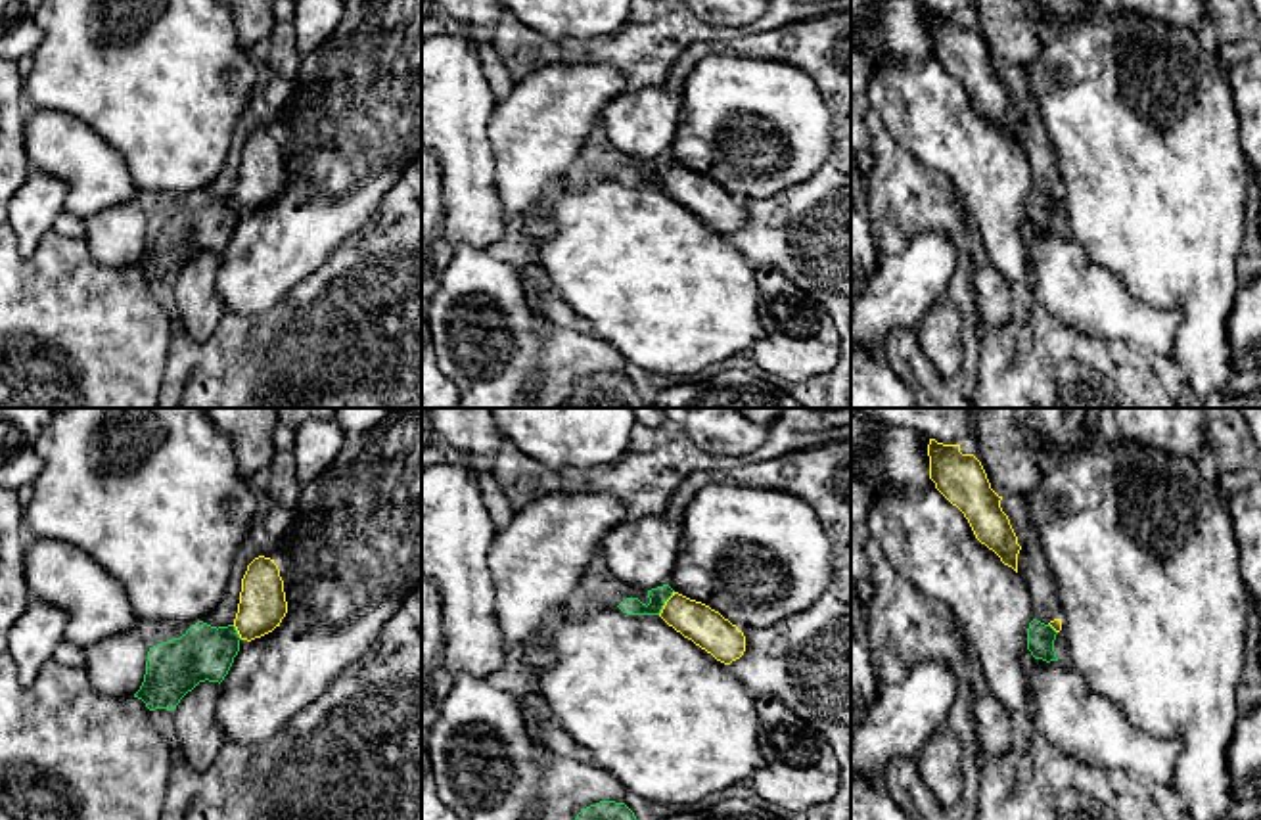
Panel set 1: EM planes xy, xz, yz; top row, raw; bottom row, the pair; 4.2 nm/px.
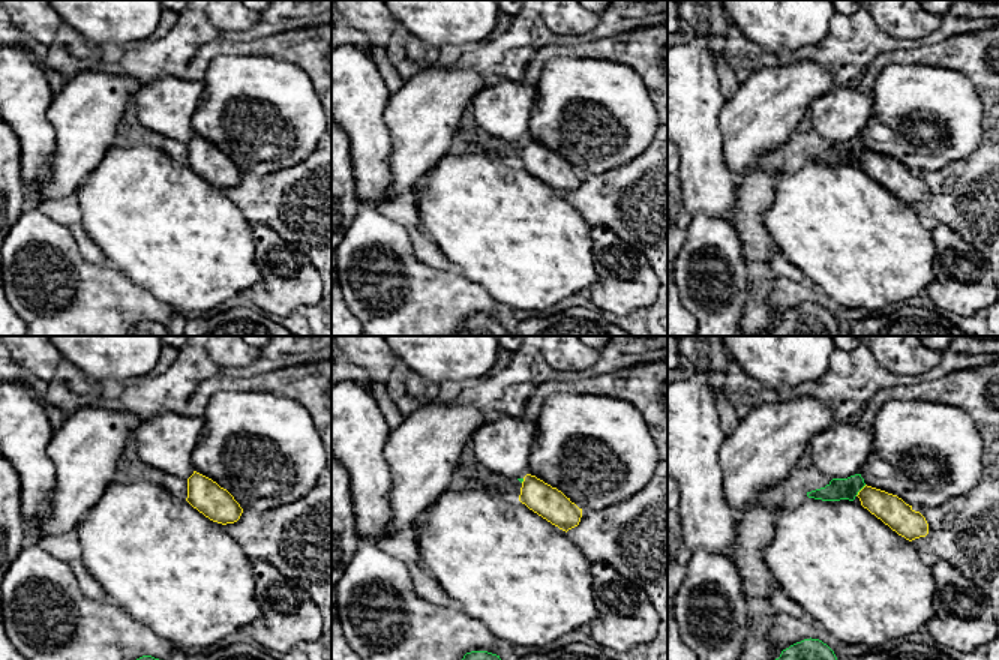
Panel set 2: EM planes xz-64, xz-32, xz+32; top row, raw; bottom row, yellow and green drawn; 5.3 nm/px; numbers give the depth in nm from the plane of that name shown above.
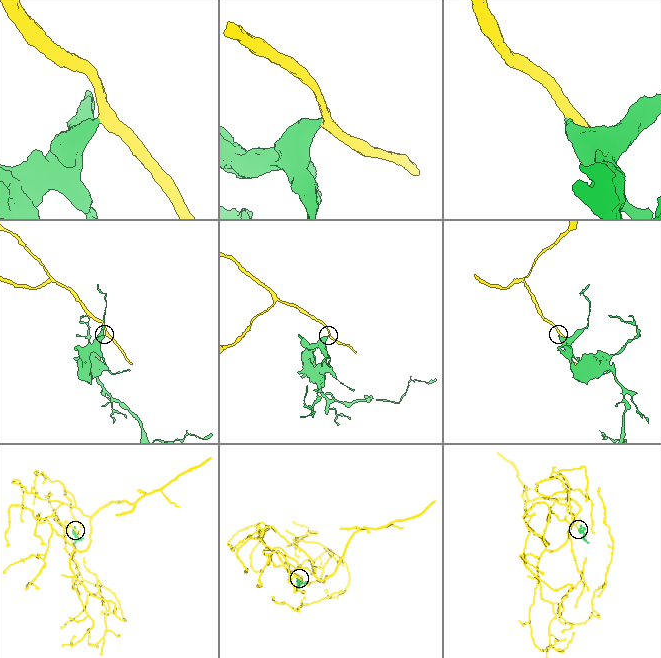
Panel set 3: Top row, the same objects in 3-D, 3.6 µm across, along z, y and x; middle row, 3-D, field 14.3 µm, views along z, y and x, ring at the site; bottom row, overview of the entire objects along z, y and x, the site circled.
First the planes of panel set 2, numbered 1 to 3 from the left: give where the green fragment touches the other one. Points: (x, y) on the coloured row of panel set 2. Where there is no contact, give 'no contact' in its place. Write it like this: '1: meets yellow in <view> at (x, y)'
1: no contact
2: meets yellow in xz-32 at (524, 480)
3: meets yellow in xz+32 at (860, 491)

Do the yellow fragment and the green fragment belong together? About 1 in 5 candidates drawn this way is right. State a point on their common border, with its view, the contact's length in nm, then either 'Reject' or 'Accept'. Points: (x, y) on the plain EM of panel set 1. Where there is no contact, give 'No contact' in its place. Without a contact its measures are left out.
Touches yellow at xz (665, 173). Shared border 120 nm. Reject

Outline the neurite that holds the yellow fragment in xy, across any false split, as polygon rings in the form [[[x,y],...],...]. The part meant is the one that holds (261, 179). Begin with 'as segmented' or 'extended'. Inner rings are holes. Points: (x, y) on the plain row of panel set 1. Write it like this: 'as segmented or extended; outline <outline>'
as segmented; outline [[[259,126],[241,149],[241,163],[234,197],[241,211],[255,211],[276,197],[287,184],[284,151],[274,130]]]

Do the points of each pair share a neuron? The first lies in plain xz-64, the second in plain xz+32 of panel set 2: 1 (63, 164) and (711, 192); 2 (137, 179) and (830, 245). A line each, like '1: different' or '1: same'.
1: different
2: same

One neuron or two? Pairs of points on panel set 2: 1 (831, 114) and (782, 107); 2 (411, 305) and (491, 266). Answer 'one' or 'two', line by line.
1: two
2: two

